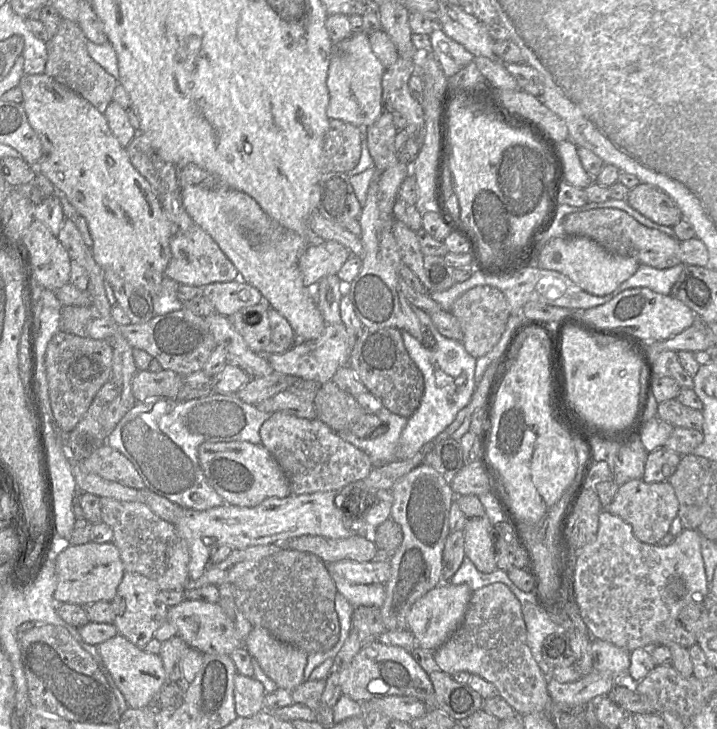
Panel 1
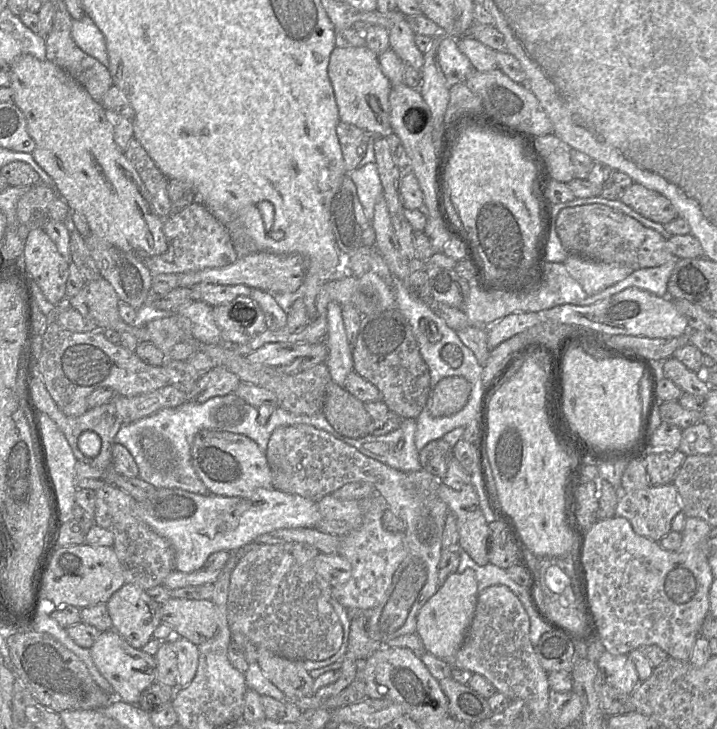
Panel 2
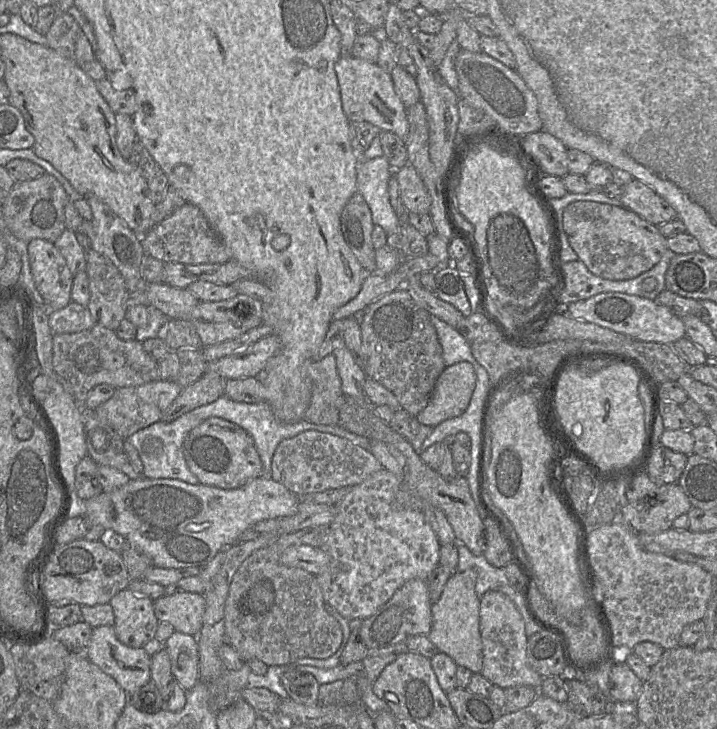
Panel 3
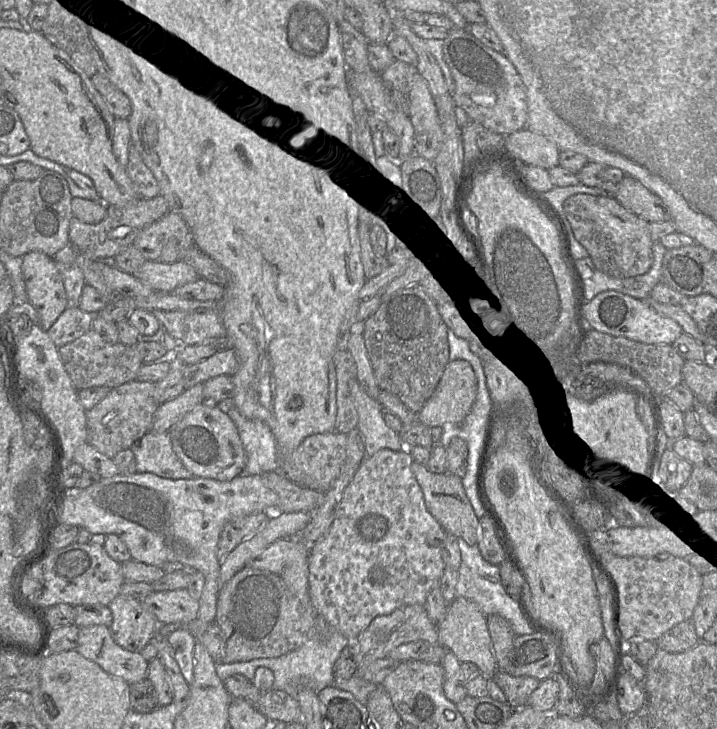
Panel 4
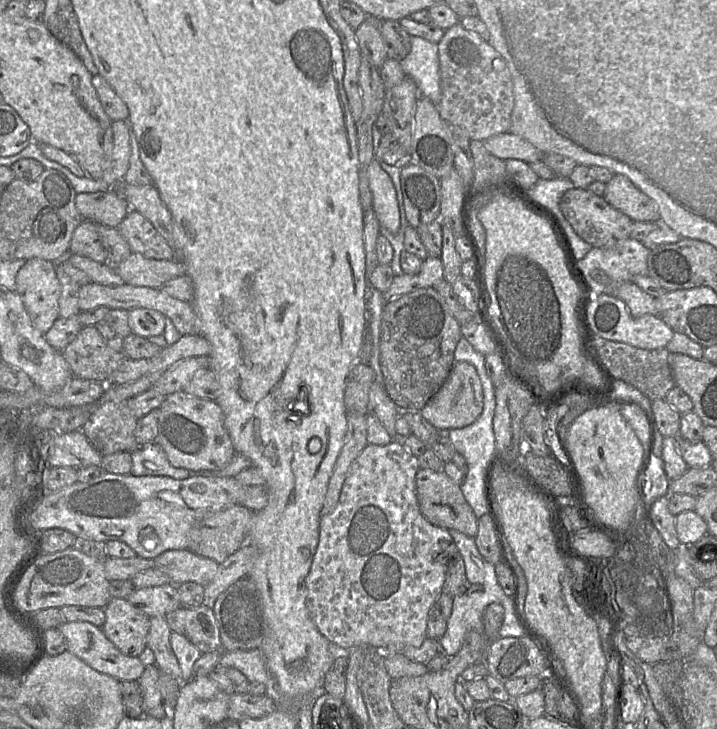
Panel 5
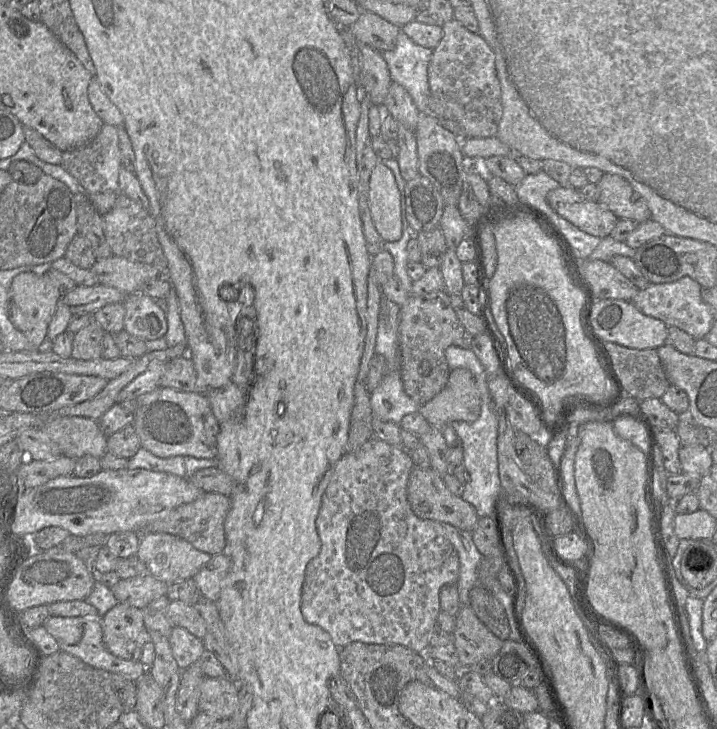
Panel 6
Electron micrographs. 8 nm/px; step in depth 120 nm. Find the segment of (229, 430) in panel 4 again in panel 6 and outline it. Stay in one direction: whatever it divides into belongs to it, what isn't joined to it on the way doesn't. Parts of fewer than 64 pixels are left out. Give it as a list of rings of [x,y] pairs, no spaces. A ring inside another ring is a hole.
[[[168,387],[136,398],[136,410],[131,423],[142,448],[159,458],[191,456],[197,459],[216,459],[219,426],[205,396]]]

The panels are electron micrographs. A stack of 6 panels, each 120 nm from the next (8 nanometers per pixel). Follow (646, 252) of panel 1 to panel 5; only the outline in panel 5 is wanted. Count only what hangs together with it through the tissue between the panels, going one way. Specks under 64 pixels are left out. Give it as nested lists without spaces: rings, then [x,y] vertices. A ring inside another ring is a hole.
[[[573,188],[564,193],[560,209],[576,234],[585,242],[597,248],[609,248],[630,238],[633,220],[612,207],[602,196],[597,196],[586,188]]]

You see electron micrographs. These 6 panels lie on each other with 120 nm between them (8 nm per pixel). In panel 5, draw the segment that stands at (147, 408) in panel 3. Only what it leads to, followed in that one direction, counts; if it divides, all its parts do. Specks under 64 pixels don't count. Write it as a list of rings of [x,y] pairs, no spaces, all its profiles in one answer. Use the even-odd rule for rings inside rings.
[[[128,400],[101,401],[81,430],[102,456],[123,451],[132,452],[139,447],[134,436],[138,420],[129,408]]]

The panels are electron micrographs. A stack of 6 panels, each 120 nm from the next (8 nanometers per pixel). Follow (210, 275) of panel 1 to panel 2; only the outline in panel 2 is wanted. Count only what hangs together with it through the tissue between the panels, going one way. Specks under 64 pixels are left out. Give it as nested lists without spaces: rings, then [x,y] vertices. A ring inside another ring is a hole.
[[[198,201],[164,219],[163,232],[168,245],[166,252],[142,258],[152,275],[222,268],[233,264],[238,258],[226,227]]]

